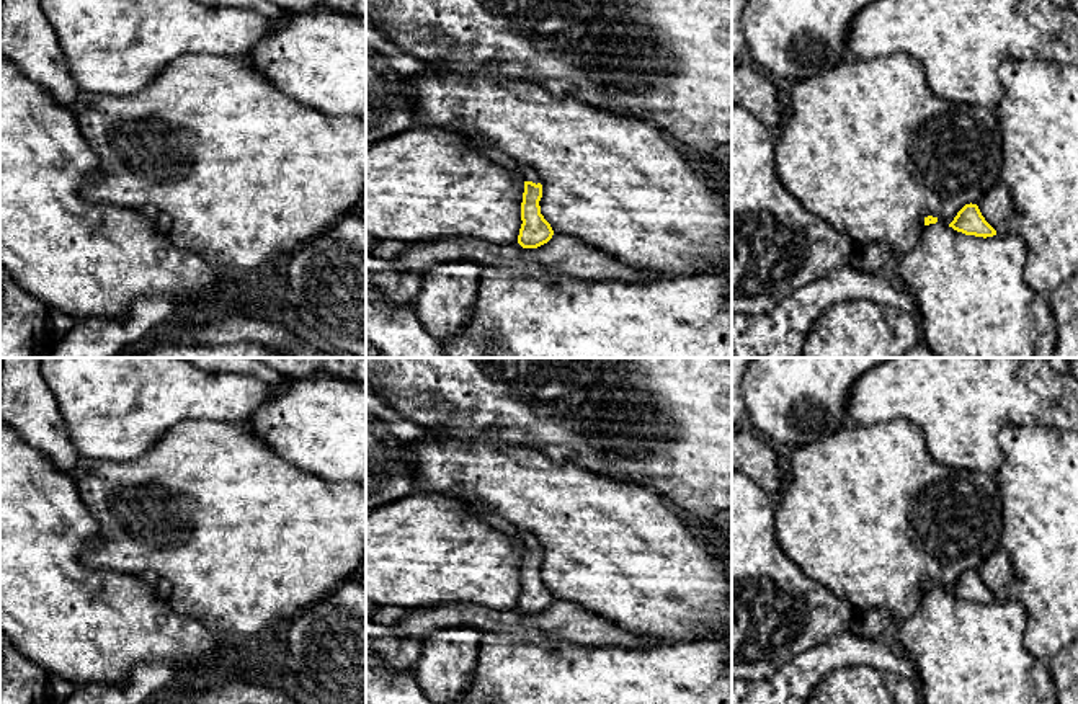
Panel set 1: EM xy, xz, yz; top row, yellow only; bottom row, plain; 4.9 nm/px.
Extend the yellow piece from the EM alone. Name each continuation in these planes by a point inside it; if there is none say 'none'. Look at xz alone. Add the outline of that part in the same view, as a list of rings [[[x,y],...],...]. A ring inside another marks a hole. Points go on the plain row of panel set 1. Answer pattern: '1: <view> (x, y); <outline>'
1: xz (528, 539); [[[519,529],[519,537],[521,537],[521,544],[524,547],[532,547],[536,550],[541,549],[539,544],[537,544],[537,541],[534,539],[534,536],[531,532],[526,532],[526,531]]]

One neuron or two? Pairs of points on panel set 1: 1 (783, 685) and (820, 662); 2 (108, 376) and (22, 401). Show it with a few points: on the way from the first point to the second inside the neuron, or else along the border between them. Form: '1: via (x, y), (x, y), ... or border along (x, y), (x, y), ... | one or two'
1: via (792, 685), (810, 667) | one
2: border along (40, 374), (54, 397), (66, 428) | two

